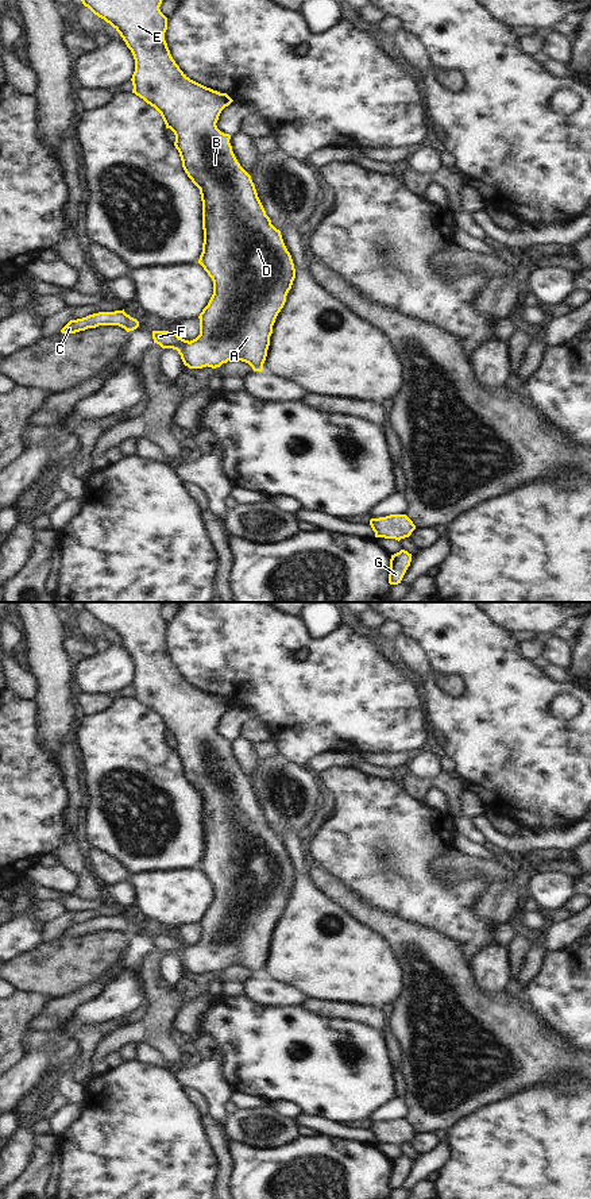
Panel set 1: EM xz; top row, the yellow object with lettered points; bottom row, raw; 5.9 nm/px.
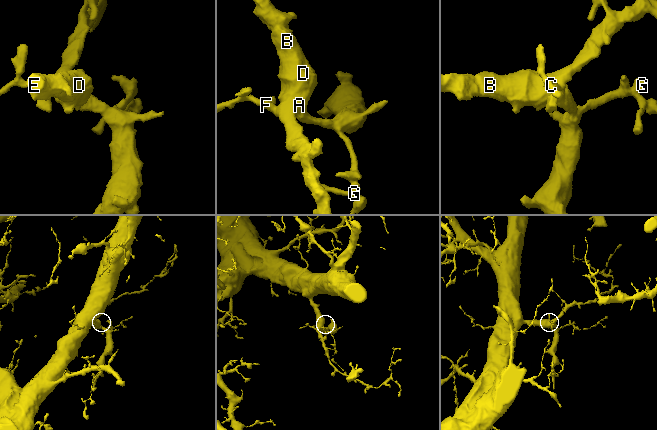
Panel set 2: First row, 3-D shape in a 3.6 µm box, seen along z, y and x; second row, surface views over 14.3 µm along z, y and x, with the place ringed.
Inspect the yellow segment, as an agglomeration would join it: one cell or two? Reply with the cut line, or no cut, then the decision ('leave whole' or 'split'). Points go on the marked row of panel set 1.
cut none; leave whole

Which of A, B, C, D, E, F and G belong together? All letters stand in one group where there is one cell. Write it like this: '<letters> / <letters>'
A B C D E F G

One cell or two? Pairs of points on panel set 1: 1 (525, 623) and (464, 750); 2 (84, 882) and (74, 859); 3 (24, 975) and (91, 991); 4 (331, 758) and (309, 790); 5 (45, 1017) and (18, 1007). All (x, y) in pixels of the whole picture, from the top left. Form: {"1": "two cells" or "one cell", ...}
{"1": "two cells", "2": "one cell", "3": "two cells", "4": "two cells", "5": "two cells"}

